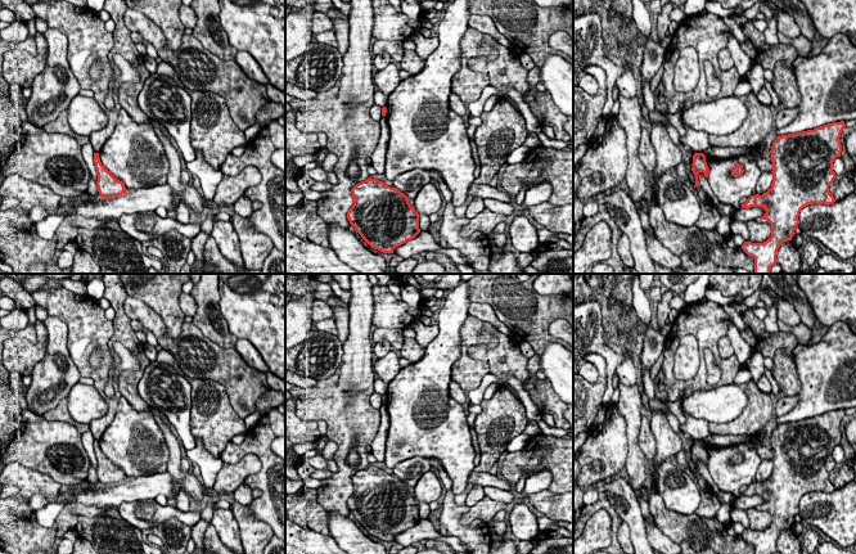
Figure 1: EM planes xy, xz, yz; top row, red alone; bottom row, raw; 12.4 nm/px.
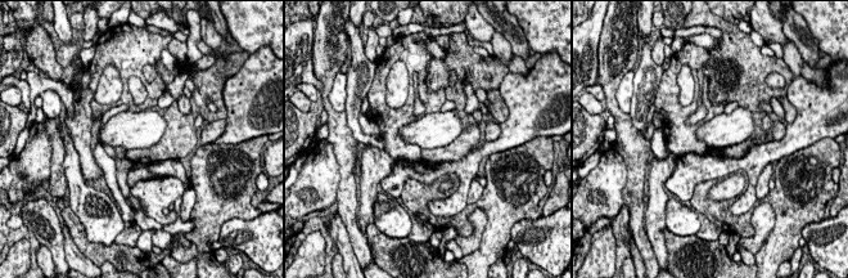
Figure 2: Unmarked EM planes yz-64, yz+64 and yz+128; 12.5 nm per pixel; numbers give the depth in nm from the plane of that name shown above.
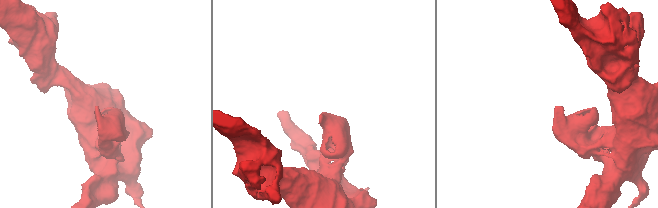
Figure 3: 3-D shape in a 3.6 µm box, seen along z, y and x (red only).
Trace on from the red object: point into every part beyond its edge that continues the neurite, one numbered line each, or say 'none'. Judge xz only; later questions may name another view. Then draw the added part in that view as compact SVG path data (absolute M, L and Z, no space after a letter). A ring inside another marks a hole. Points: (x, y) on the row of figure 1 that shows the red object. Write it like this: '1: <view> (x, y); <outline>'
none

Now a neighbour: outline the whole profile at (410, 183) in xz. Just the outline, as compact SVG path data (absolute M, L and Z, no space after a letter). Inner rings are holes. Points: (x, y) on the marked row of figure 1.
M415 168L398 175L393 180L397 190L404 193L409 199L415 199L420 189L431 183L431 174L428 170Z

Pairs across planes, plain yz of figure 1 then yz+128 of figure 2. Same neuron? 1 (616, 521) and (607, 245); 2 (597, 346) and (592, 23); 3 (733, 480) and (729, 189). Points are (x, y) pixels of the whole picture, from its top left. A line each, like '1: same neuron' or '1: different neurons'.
1: different neurons
2: same neuron
3: different neurons

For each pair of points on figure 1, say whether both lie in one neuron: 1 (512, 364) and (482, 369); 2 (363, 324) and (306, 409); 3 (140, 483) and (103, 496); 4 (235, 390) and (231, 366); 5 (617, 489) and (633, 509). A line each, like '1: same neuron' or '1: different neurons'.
1: different neurons
2: same neuron
3: same neuron
4: same neuron
5: same neuron

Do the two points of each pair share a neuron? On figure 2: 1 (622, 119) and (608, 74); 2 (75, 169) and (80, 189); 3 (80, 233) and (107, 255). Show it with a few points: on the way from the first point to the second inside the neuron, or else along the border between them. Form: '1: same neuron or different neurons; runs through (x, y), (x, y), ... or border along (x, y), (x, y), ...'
1: same neuron; runs through (613, 107), (609, 85)
2: same neuron; runs through (75, 174), (76, 184)
3: same neuron; runs through (82, 241), (99, 254)

